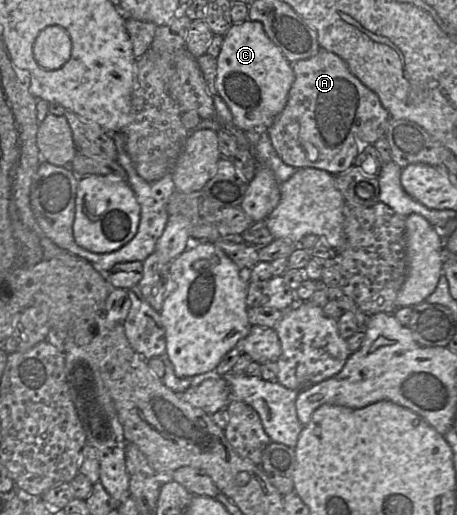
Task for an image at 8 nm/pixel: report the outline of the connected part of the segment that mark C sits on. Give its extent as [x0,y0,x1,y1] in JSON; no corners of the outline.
[215,20,295,133]

